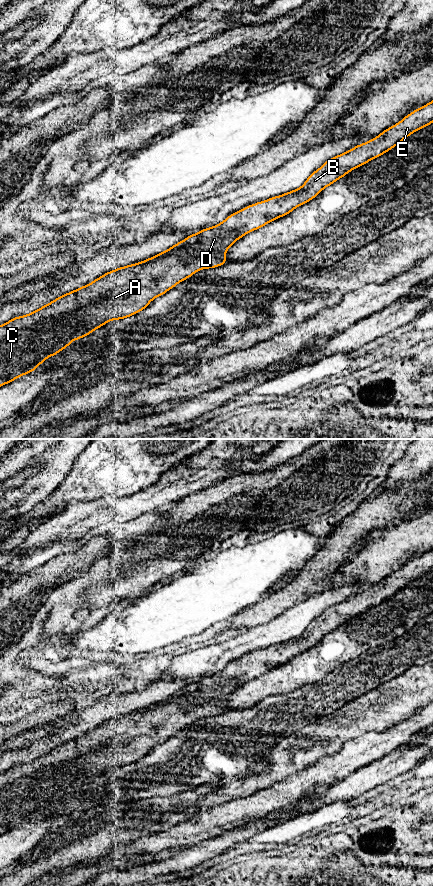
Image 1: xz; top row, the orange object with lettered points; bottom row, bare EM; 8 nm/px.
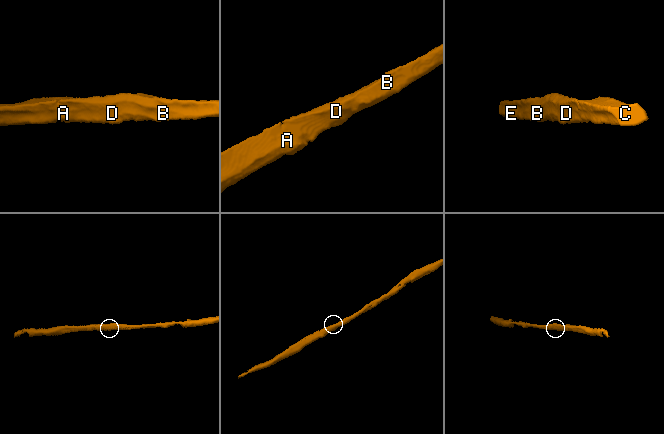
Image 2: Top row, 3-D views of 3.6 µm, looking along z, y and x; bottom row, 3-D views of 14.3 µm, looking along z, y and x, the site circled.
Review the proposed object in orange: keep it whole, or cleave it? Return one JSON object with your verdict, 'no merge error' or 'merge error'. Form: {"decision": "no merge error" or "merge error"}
{"decision": "no merge error"}

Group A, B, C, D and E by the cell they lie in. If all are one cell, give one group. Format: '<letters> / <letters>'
A B C D E

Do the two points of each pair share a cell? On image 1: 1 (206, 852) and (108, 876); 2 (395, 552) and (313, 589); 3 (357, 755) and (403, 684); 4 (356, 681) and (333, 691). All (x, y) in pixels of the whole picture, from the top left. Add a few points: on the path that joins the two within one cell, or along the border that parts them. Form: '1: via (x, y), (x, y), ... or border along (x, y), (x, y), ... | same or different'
1: via (182, 860), (173, 865), (157, 867), (132, 875) | same
2: border along (344, 561), (340, 564), (326, 588) | different
3: border along (393, 725), (382, 732), (368, 732), (349, 741) | different
4: via (350, 681), (339, 687) | same

